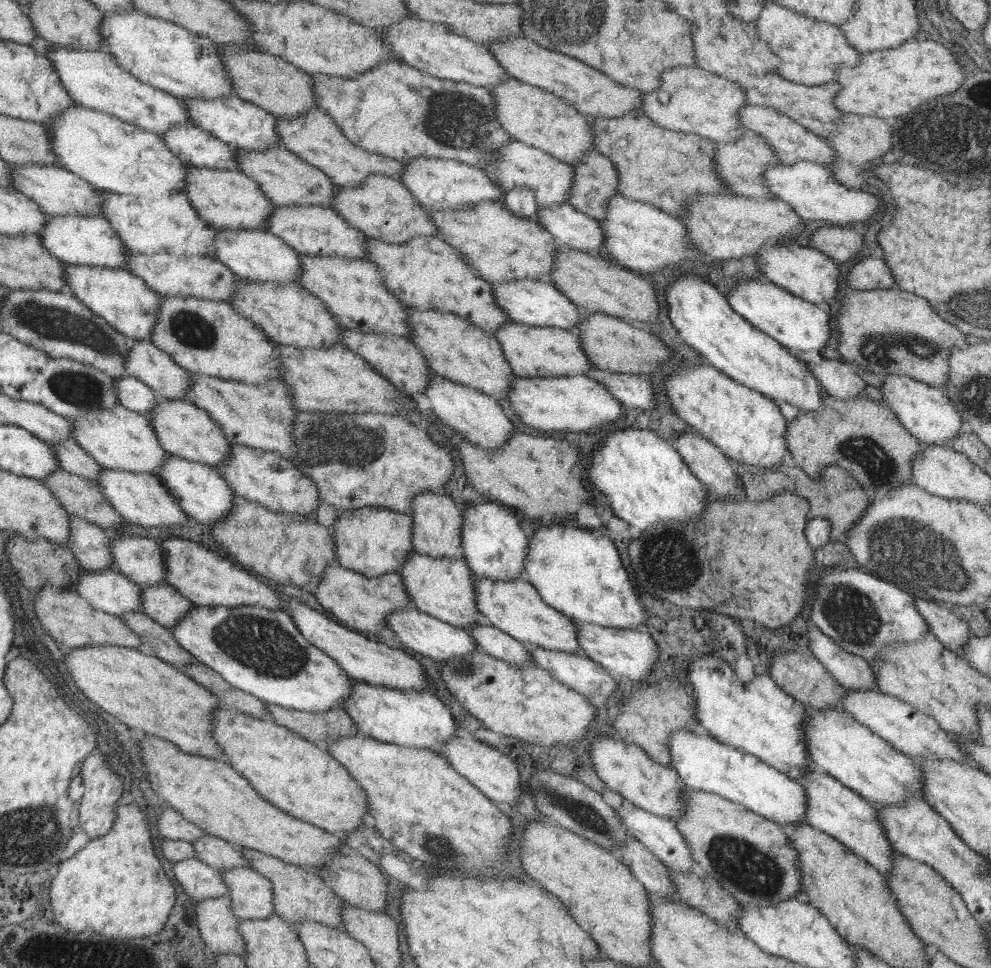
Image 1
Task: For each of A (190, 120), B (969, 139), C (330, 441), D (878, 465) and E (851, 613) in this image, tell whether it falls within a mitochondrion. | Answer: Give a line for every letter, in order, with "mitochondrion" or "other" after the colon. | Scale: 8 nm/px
A: other
B: mitochondrion
C: mitochondrion
D: mitochondrion
E: mitochondrion

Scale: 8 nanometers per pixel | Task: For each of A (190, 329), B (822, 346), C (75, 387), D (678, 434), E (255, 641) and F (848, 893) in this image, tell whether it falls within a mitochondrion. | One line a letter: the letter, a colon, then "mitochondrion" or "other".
A: mitochondrion
B: other
C: mitochondrion
D: other
E: mitochondrion
F: other

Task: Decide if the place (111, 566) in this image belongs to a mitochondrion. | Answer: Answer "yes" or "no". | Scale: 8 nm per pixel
no

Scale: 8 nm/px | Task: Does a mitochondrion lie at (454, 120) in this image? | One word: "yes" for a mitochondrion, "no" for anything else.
yes

